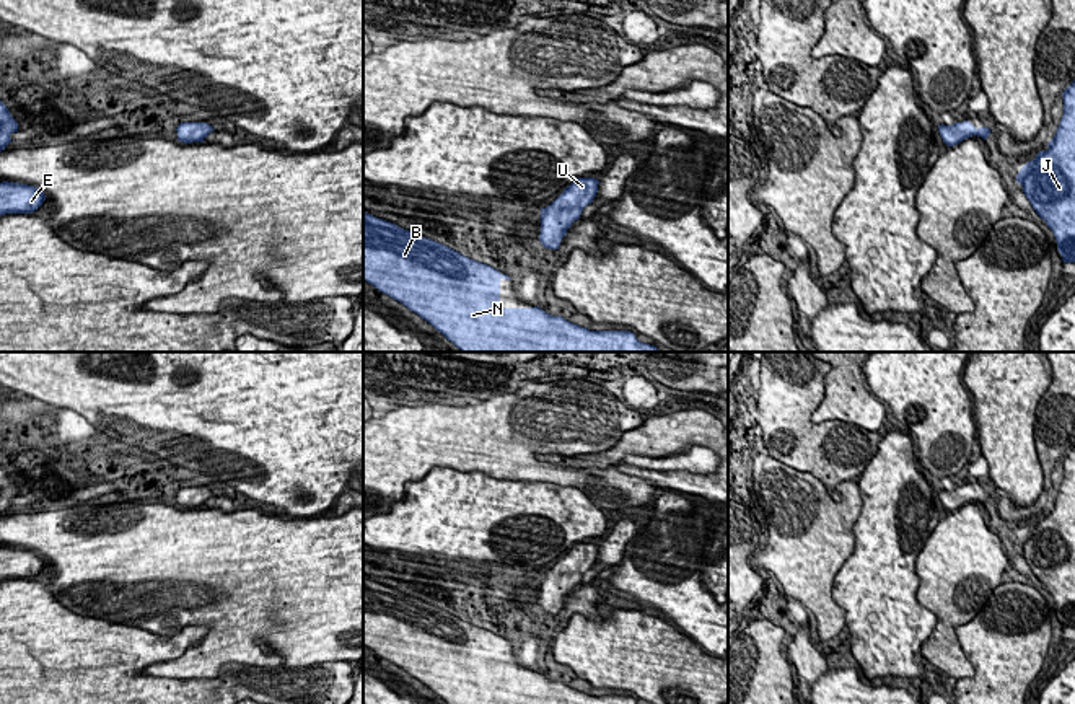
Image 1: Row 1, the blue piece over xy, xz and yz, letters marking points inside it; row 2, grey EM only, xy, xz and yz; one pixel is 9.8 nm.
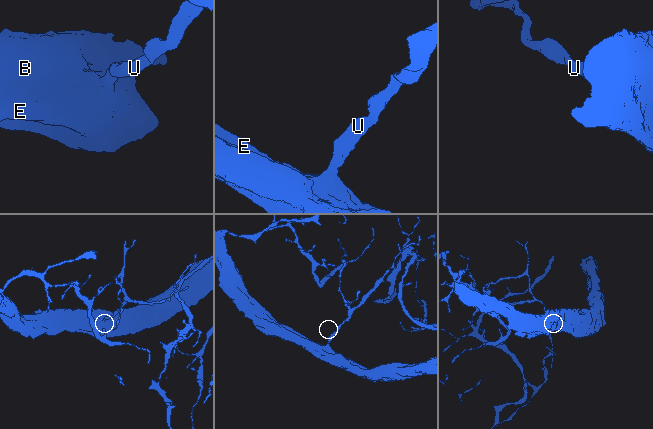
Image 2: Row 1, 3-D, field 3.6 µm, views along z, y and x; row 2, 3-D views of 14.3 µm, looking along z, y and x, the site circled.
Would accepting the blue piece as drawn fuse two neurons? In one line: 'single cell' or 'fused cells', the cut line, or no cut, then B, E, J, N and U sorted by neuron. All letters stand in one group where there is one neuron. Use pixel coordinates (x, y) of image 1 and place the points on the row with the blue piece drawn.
single cell | no cut | B E J N U

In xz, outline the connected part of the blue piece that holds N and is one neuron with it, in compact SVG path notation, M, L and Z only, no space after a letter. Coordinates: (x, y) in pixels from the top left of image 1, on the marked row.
M363 210L363 280L428 321L463 352L661 352L655 345L640 342L630 331L590 331L562 316L552 316L539 306L502 308L502 279L510 280L492 266Z

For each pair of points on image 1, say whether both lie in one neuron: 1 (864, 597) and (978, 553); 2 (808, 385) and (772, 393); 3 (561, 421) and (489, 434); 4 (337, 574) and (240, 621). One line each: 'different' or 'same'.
1: different
2: same
3: same
4: same

